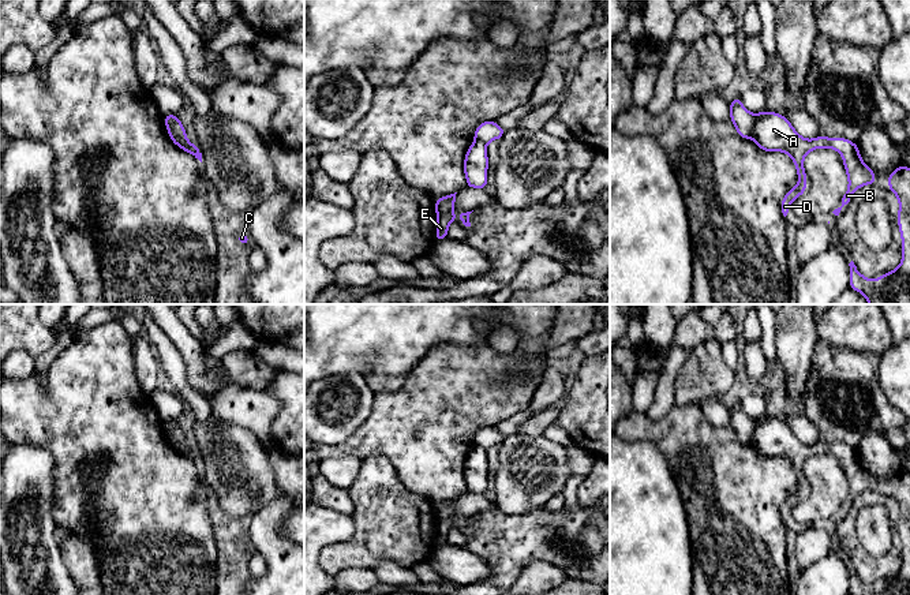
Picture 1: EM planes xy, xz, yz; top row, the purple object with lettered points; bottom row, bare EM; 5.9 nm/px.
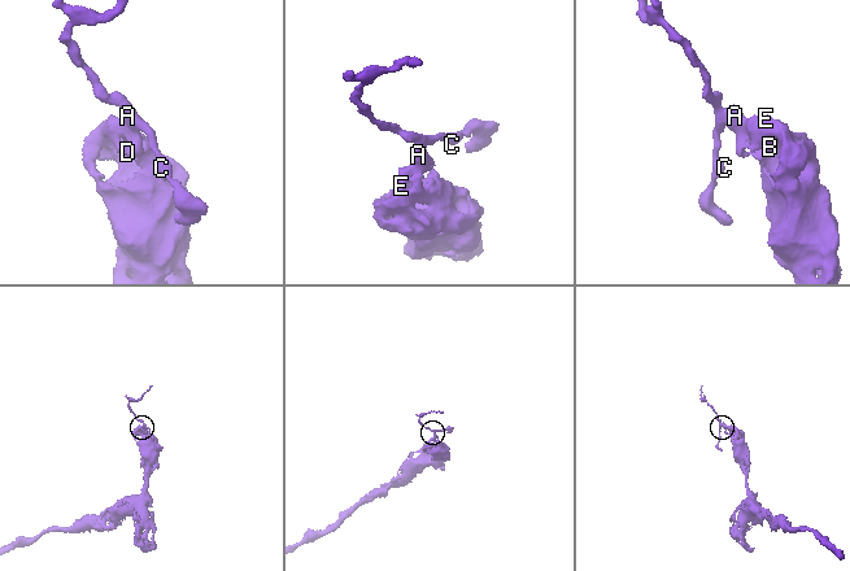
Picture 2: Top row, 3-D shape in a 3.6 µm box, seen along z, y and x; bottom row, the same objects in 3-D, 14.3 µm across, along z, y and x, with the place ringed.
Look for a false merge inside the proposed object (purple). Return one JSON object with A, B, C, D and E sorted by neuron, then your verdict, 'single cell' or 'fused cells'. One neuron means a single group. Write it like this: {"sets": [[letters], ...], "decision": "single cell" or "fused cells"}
{"sets": [["A", "B", "D", "E"], ["C"]], "decision": "fused cells"}

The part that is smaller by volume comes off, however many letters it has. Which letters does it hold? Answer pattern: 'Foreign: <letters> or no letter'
Foreign: C

